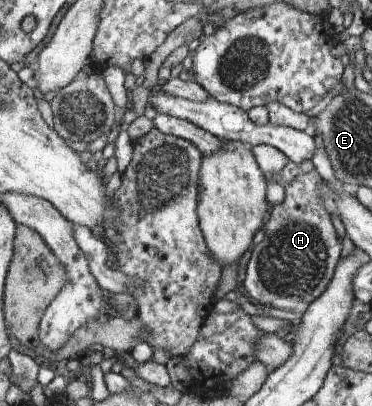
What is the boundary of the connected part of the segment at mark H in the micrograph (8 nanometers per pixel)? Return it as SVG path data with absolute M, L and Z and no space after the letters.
M315 169L307 173L299 170L297 176L289 184L285 184L283 202L275 204L273 210L269 210L269 220L262 226L263 239L253 245L243 278L243 295L258 307L269 306L275 310L303 313L331 280L334 268L339 262L342 239L331 225L330 214L325 210L323 200L317 192L323 183Z

